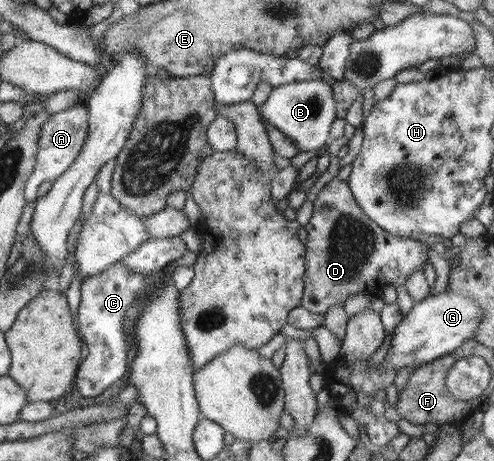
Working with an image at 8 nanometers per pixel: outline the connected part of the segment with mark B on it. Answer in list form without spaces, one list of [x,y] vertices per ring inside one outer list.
[[[324,80],[294,81],[273,87],[268,99],[259,108],[259,114],[268,124],[291,138],[302,152],[331,143],[329,130],[338,118],[333,89]]]

